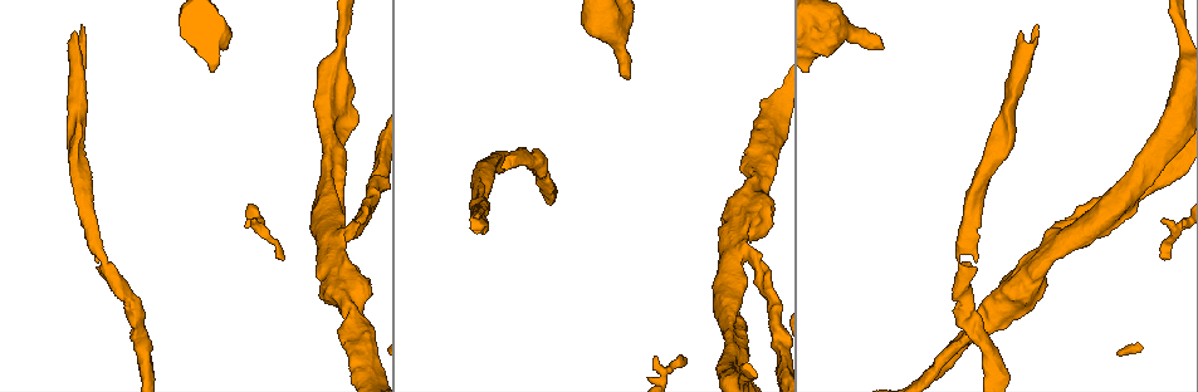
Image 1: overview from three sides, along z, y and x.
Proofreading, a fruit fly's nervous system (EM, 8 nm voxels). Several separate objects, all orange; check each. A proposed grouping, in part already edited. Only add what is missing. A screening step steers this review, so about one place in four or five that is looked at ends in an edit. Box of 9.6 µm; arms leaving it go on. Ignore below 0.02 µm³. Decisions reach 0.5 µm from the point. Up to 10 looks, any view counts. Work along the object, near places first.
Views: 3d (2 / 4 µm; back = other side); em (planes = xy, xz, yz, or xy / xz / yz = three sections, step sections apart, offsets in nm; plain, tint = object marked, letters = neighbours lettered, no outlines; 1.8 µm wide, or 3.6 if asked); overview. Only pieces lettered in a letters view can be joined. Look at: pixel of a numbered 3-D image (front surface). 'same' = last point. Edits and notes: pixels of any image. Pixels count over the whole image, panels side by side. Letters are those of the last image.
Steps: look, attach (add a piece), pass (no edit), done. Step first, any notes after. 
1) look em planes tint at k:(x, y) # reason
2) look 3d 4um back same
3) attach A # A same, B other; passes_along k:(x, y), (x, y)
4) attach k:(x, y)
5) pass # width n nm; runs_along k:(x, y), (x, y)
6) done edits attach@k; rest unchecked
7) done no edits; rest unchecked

look 3d 2um at 1:(977, 259) # branch stops here

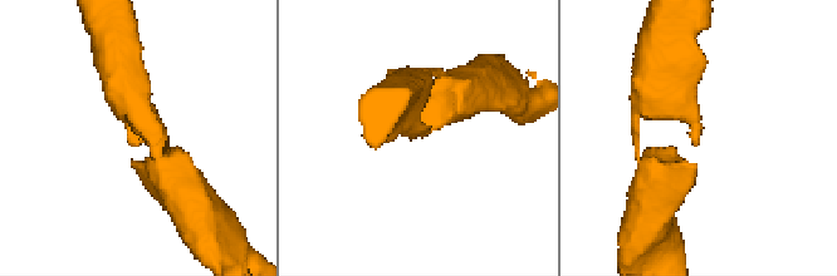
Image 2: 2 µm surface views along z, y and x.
look em planes letters at 2:(702, 129) # now the EM

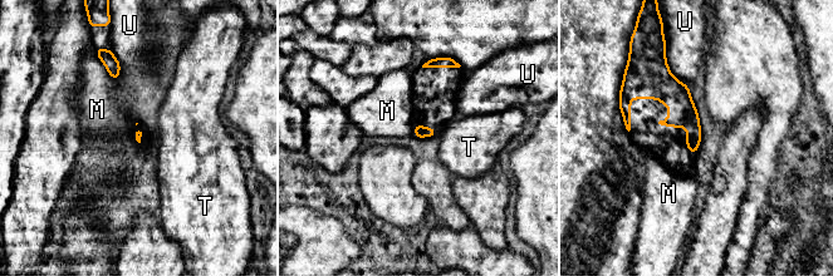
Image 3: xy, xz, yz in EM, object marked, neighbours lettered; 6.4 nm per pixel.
pass # M other, T other, U other; runs_along 3:(661, 73), (692, 126), (694, 148); none of them fits

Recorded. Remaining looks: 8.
look 3d 4um at 1:(475, 222) # thick turns thin

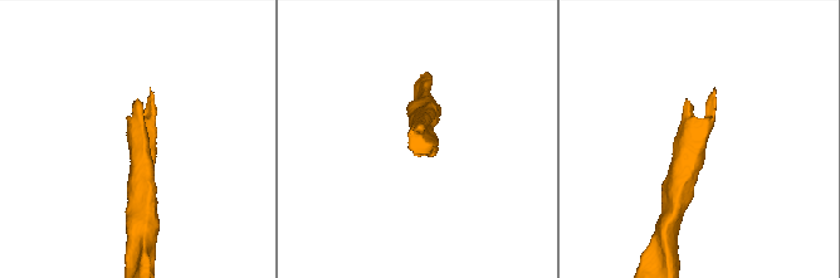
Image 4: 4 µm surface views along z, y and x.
look em xy step 8 plain at 4:(698, 134)

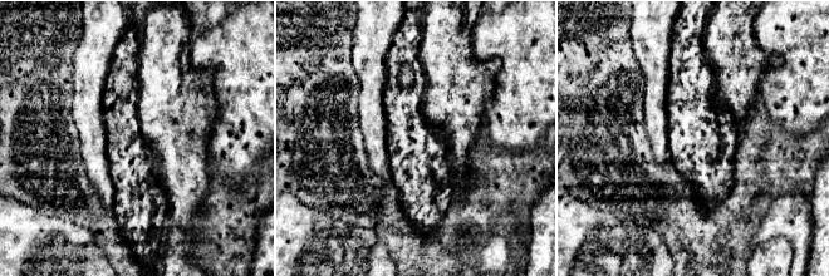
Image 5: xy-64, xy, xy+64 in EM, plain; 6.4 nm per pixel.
look em xy step 8 letters same

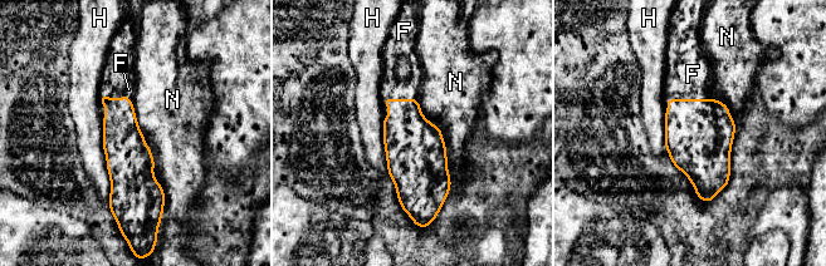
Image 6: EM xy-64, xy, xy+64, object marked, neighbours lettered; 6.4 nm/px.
attach F # longest_contact N 650 nm; F same, H other, N other; it goes on there

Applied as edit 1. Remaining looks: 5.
look overview

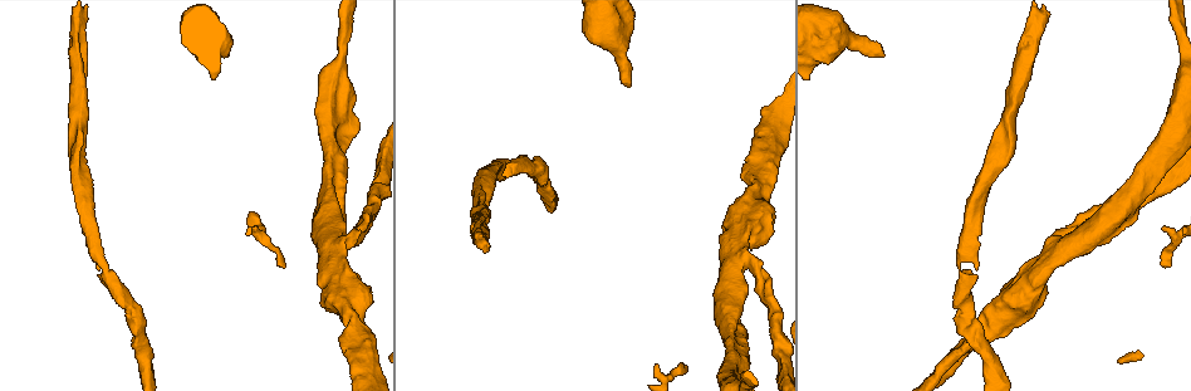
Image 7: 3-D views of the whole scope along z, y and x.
look em xy step 8 tint at 7:(955, 356) # two arms in line, one across

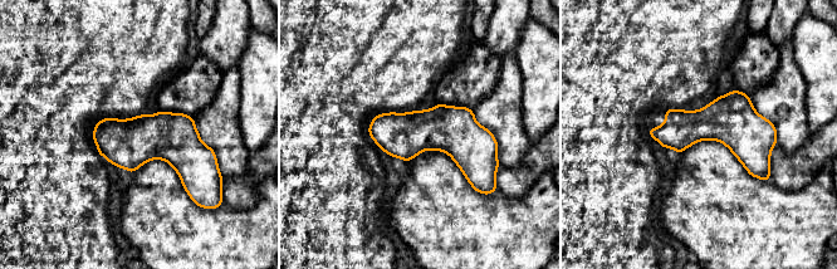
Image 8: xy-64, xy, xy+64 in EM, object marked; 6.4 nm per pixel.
look em planes letters same

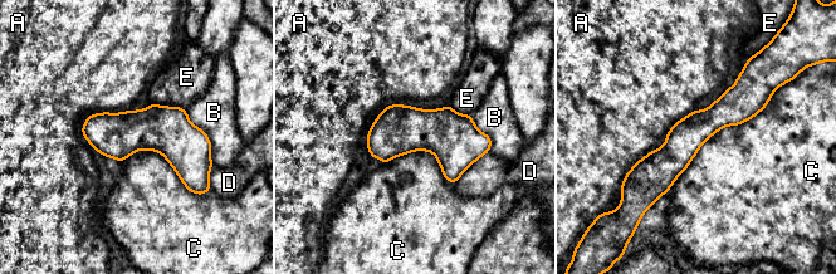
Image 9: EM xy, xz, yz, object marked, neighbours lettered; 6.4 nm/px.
pass # width 220 nm; A other, B other, C other, D other, E other; border 9:(772, 94), (714, 132), (668, 190); no lettered piece goes on from it

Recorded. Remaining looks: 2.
look em planes letters at 7:(283, 264) # free end

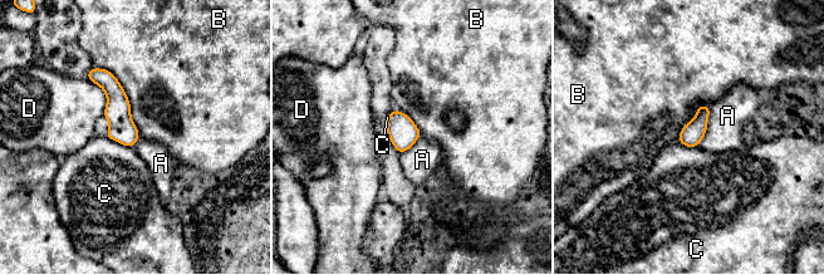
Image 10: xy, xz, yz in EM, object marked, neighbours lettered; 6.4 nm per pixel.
pass # longest_contact B 550 nm; A other, B other, C other, D other; no lettered piece goes on from it

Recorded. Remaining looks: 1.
done edits attach@6; rest unchecked

